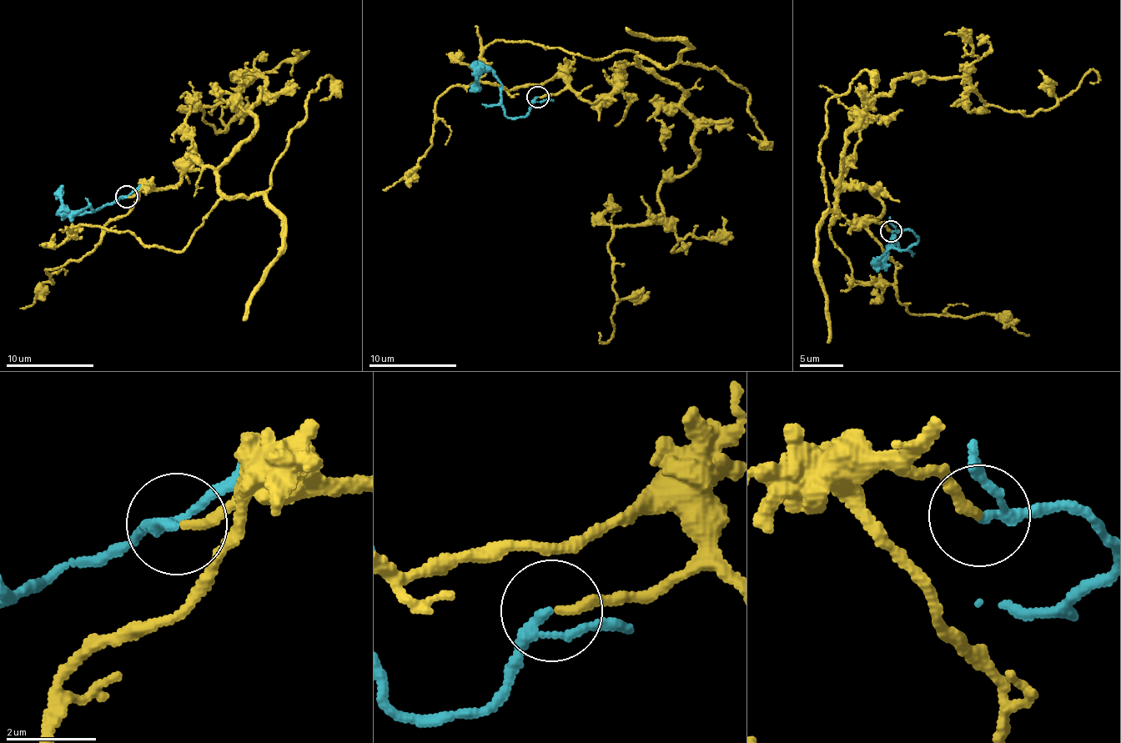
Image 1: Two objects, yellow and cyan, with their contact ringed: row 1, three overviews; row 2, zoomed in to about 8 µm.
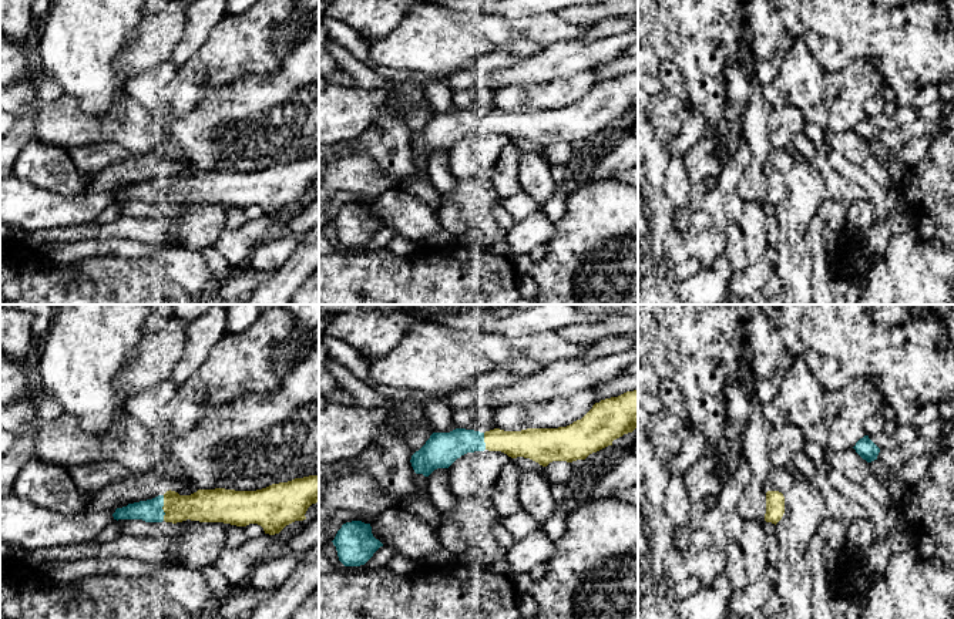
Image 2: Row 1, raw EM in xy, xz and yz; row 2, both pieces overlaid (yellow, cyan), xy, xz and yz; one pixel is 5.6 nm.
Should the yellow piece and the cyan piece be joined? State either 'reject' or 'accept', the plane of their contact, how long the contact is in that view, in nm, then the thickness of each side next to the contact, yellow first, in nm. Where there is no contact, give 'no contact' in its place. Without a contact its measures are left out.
accept; contact in xy; length 140 nm; calibres 190 and 130 nm

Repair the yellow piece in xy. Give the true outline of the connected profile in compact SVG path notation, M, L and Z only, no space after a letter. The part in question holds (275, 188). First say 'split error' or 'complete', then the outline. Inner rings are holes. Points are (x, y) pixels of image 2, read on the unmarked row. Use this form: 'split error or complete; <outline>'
split error; M319 157L272 165L256 172L225 169L198 171L191 176L167 172L152 181L117 189L114 201L145 203L224 203L236 208L258 205L265 215L279 215L286 206L306 201L305 195L319 182Z

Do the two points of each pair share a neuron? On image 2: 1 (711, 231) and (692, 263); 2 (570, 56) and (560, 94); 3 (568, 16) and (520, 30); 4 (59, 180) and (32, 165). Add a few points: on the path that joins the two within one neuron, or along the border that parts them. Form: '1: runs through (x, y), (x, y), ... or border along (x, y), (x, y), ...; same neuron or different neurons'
1: border along (691, 256), (702, 266); different neurons
2: border along (591, 67), (571, 76), (531, 83); different neurons
3: border along (556, 14), (571, 23), (593, 22); different neurons
4: runs through (51, 172), (46, 167), (39, 165); same neuron

